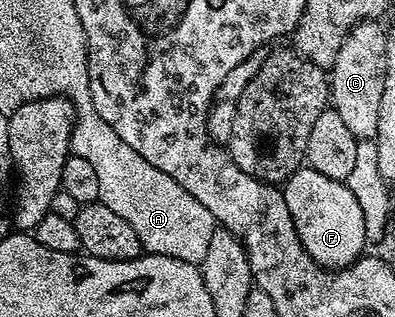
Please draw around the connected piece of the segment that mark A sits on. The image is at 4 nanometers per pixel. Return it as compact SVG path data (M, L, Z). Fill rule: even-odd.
M92 119L91 127L76 126L73 135L76 140L83 139L81 153L97 169L98 202L129 223L144 252L198 264L211 237L205 205L177 185L173 177L145 161L143 154L134 151L106 121Z

